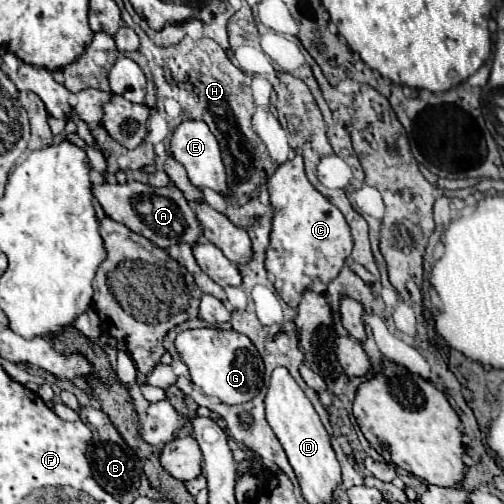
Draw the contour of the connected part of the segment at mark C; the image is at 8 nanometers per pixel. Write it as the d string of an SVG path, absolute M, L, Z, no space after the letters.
M294 156L276 168L268 180L268 190L276 214L272 222L270 248L266 254L266 270L278 296L288 306L296 308L304 290L318 282L328 284L340 274L344 260L352 250L350 226L346 224L342 212L310 184L300 156Z

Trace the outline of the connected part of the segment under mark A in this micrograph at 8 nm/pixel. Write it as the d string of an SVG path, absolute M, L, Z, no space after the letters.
M104 182L98 186L92 186L92 190L98 202L102 204L104 212L112 220L128 226L132 232L148 238L152 244L160 246L162 250L180 242L186 242L190 246L200 242L202 226L178 188L154 188L142 182L126 182L126 184Z

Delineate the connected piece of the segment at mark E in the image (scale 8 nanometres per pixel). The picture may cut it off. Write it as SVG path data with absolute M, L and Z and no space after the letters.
M184 120L170 142L170 152L174 154L174 158L186 168L188 178L192 182L192 186L196 188L212 188L220 194L230 194L228 182L226 182L226 168L222 162L222 154L220 154L220 146L216 142L216 136L210 132L206 122L196 122L196 120Z

